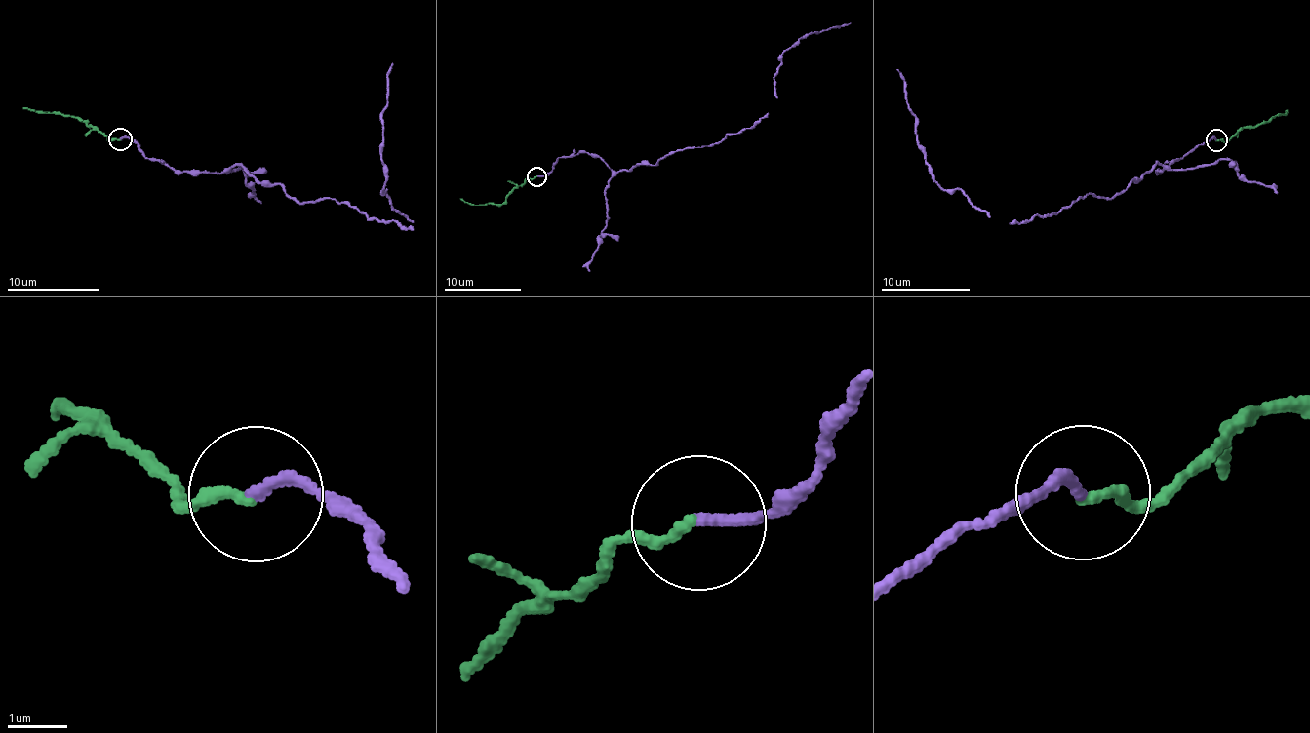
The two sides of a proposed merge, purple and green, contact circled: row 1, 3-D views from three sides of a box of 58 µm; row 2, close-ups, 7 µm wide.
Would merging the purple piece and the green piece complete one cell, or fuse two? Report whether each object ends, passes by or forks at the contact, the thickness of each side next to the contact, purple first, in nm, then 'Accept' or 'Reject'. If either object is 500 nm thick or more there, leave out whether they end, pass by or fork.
At the ring purple ends. At the ring green ends. Thickness 180 nm (purple) against 140 nm. Reject

